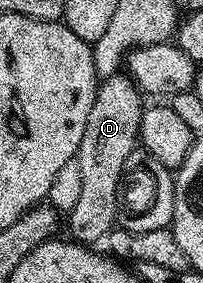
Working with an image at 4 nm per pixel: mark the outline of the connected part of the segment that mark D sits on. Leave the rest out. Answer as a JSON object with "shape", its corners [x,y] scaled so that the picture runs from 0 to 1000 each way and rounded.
{"shape":[[[581,254],[542,276],[493,279],[468,339],[468,367],[448,367],[448,396],[429,406],[429,452],[409,452],[409,495],[379,527],[369,590],[379,587],[379,703],[340,742],[340,813],[355,852],[404,862],[493,859],[576,784],[576,675],[596,668],[606,594],[626,580],[626,551],[685,516],[685,449],[704,385],[704,336],[611,258]]]}

